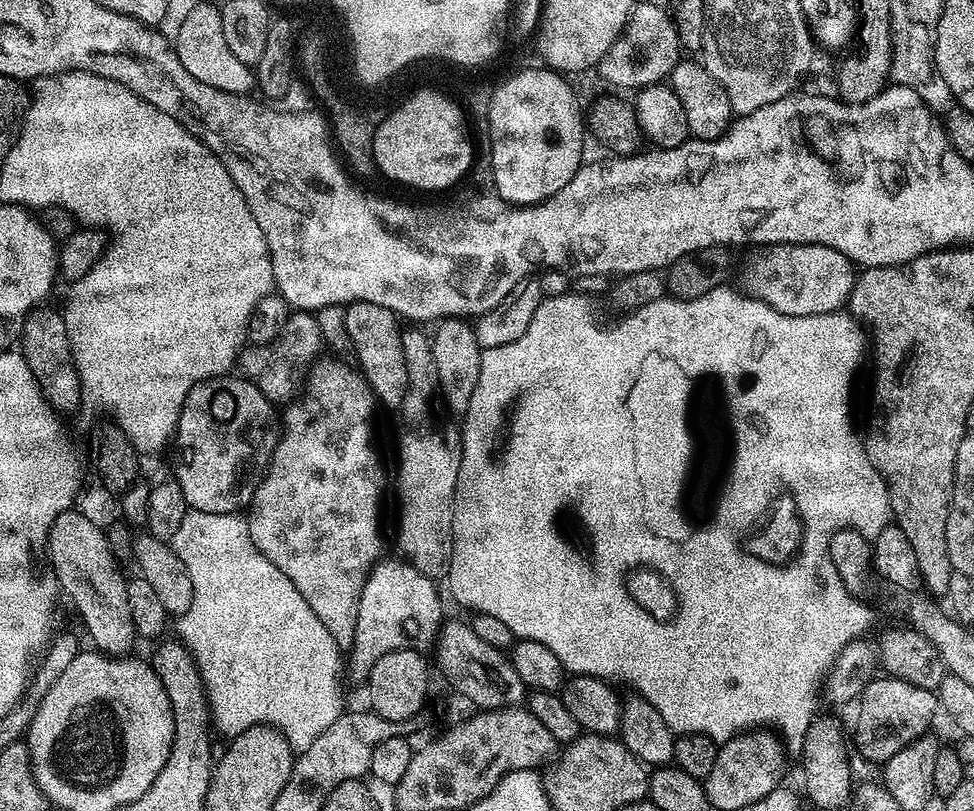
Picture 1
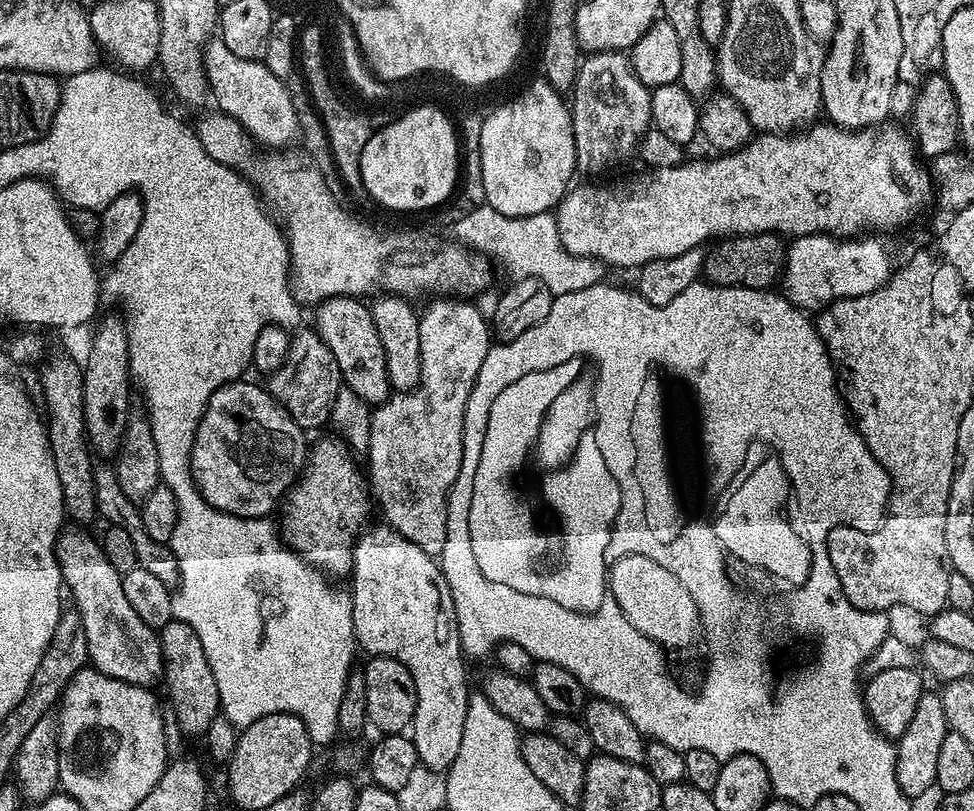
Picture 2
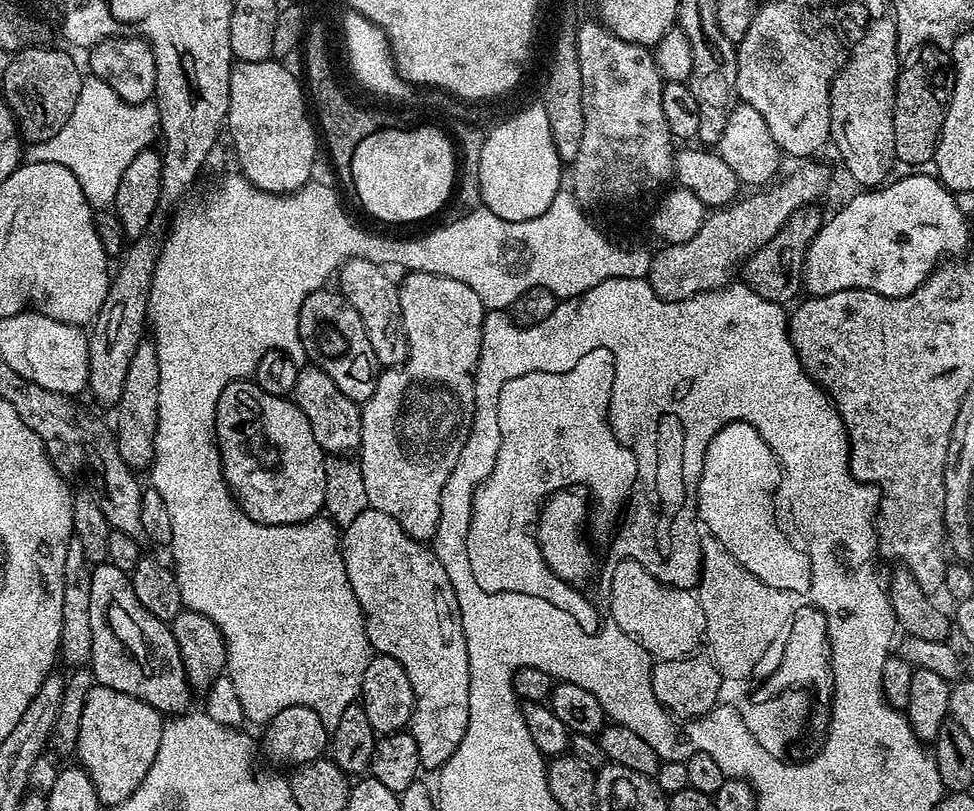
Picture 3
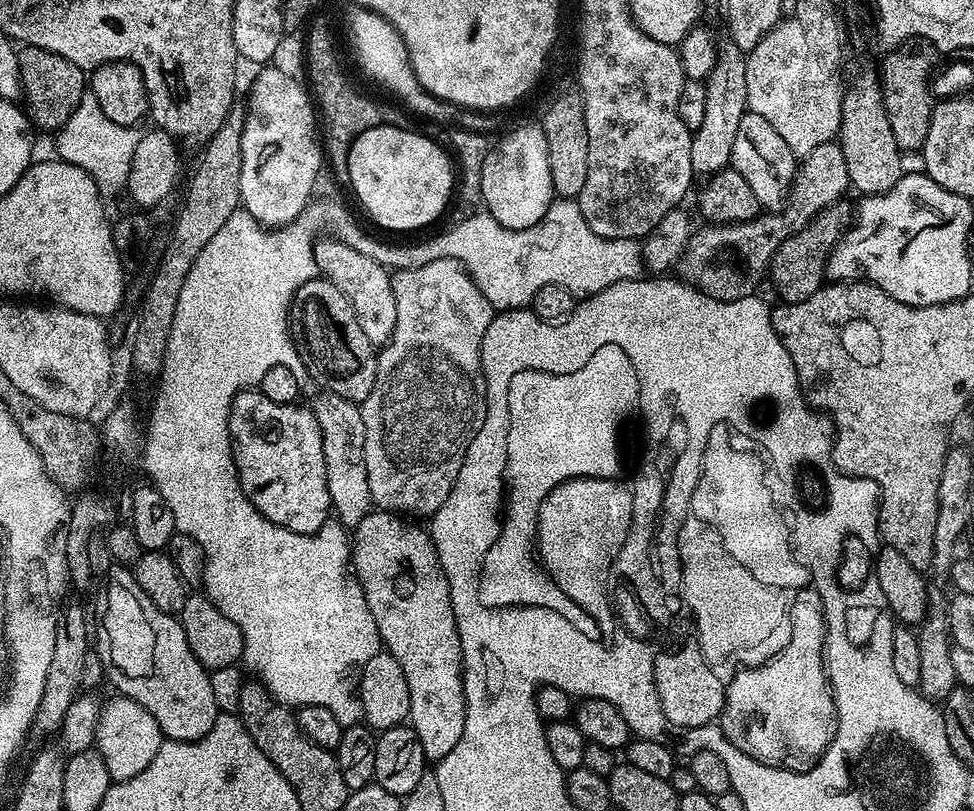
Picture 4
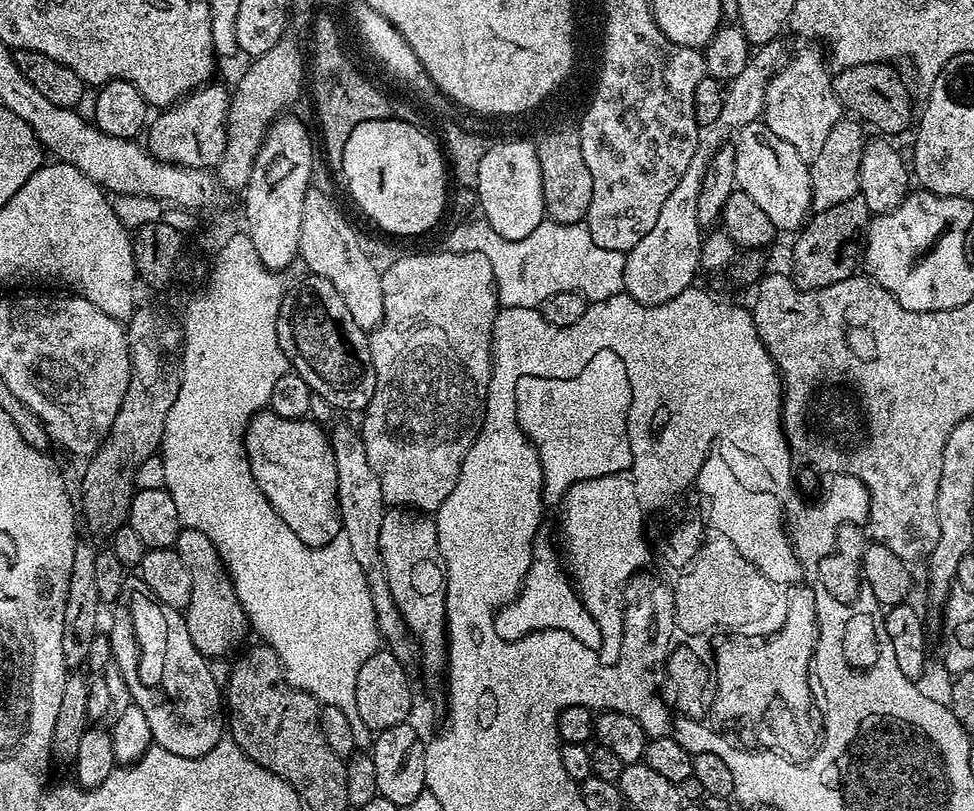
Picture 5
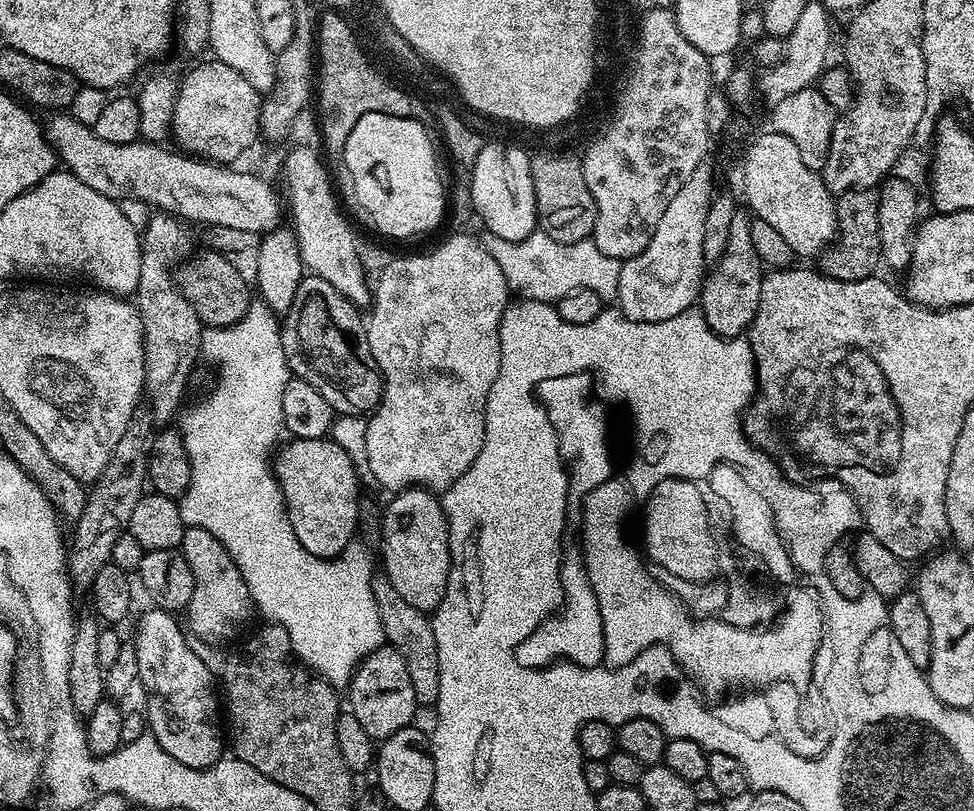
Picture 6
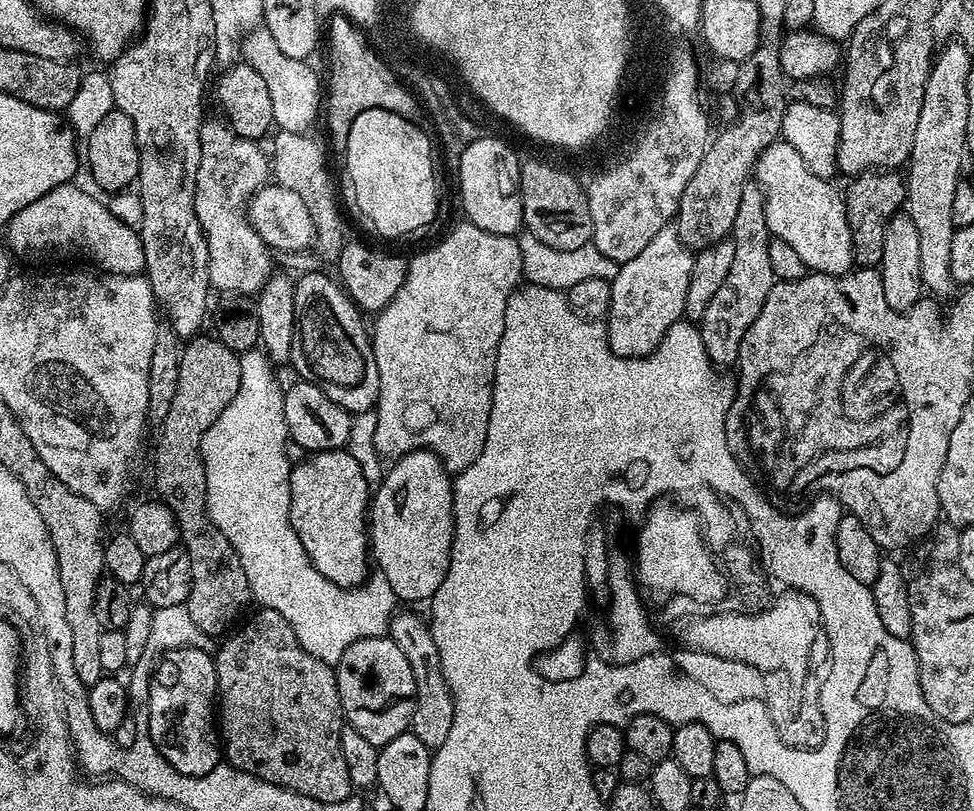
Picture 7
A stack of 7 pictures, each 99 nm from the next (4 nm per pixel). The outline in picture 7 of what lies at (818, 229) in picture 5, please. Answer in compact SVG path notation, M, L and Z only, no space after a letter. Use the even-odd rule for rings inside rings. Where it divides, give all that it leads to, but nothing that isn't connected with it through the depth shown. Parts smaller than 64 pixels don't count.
M873 170L861 172L847 181L848 189L843 189L846 218L852 231L852 251L854 260L860 266L879 265L882 258L882 238L888 220L895 212L901 211L906 200L906 180L896 170Z

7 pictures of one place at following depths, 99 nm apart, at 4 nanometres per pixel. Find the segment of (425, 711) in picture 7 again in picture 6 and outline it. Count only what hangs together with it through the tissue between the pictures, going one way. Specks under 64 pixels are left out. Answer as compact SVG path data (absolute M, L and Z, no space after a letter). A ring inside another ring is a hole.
M376 574L372 577L374 602L378 606L378 618L382 622L385 641L402 654L406 662L406 670L410 674L410 683L414 686L414 694L421 705L435 705L438 694L438 646L434 642L434 630L431 619L419 612L394 586L387 576Z

